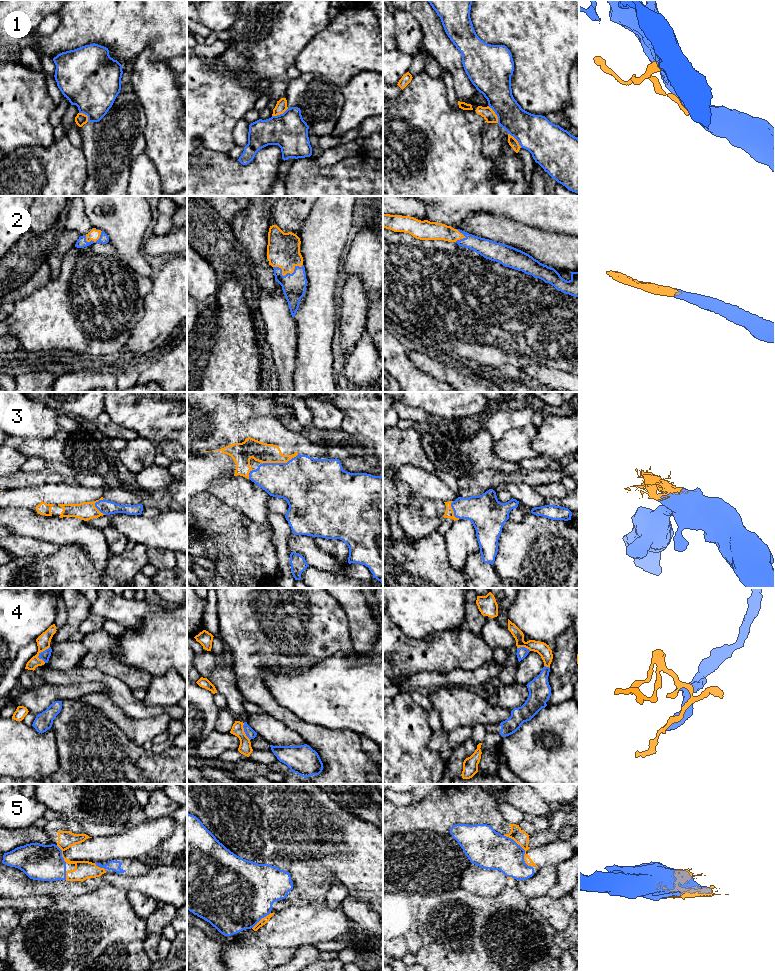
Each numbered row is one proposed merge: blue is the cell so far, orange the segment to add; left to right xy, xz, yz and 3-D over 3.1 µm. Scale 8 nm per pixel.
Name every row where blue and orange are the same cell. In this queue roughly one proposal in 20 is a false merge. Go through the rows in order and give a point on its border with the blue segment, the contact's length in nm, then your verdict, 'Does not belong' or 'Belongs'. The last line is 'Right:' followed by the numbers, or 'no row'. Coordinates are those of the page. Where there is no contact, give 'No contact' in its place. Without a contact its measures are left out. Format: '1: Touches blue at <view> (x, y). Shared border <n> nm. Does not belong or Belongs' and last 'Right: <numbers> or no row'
1: Touches blue at yz (495, 113). Shared border 160 nm. Belongs
2: Touches blue at xz (287, 273). Shared border 240 nm. Belongs
3: Touches blue at xz (280, 463). Shared border 300 nm. Belongs
4: Touches blue at xy (39, 654). Shared border 140 nm. Belongs
5: Touches blue at yz (522, 848). Shared border 340 nm. Belongs
Right: 1, 2, 3, 4, 5

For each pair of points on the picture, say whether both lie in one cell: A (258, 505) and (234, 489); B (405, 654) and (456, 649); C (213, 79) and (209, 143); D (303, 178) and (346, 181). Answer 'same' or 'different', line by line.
A: same
B: same
C: same
D: same

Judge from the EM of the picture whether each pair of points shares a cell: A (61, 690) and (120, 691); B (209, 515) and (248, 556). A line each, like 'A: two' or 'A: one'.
A: two
B: one

